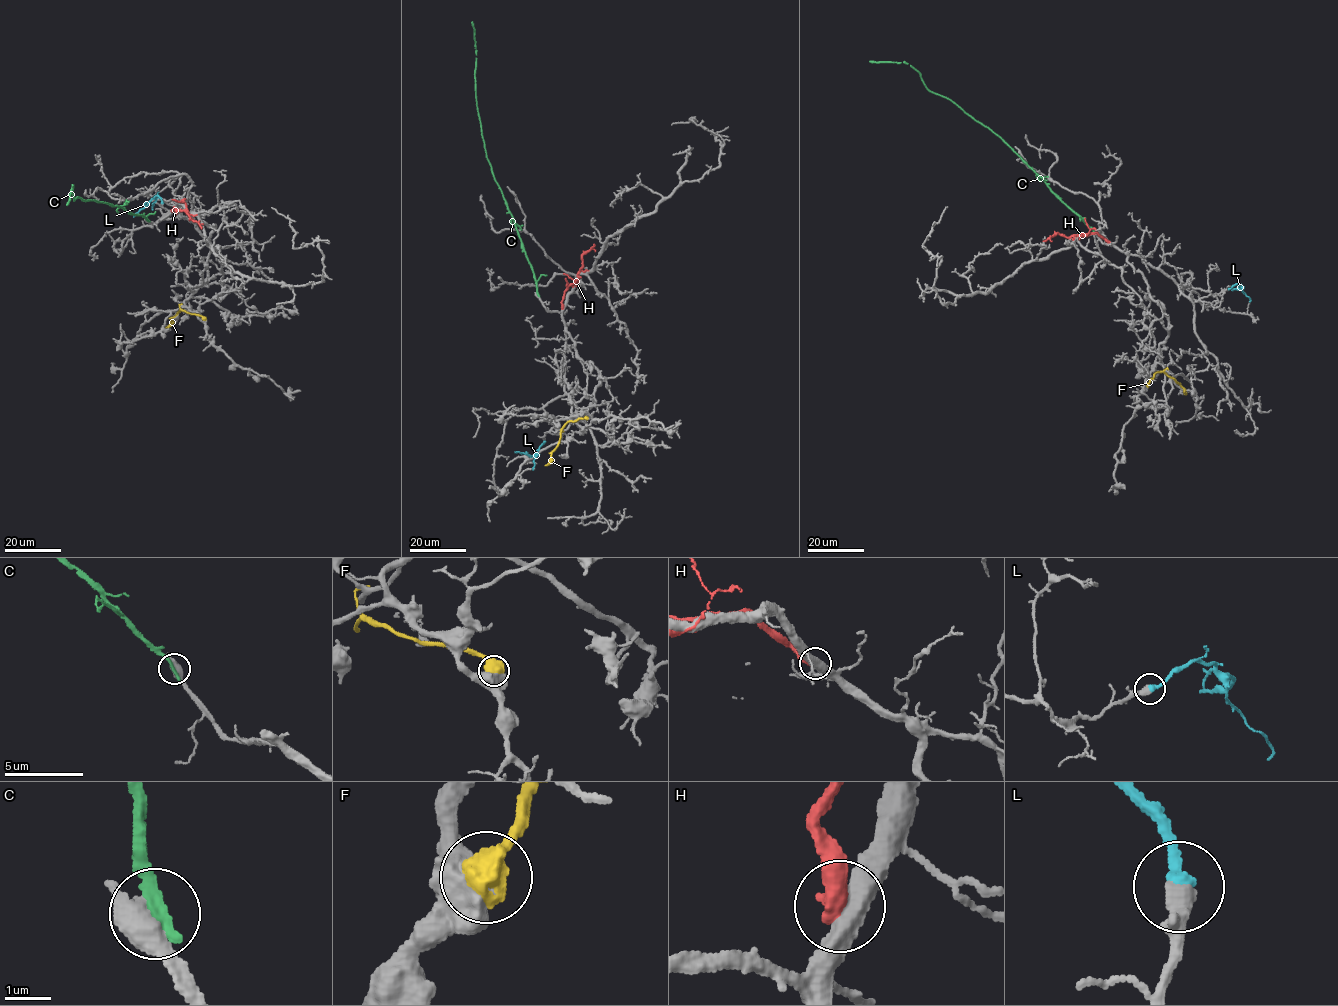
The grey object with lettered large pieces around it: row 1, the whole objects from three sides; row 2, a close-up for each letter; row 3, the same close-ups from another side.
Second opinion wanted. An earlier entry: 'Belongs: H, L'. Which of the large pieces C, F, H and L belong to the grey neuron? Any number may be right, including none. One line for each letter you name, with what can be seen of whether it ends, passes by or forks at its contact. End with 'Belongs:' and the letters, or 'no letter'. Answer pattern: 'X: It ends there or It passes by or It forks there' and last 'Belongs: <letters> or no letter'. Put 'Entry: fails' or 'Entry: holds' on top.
Entry: fails
L: It ends there
Belongs: L

